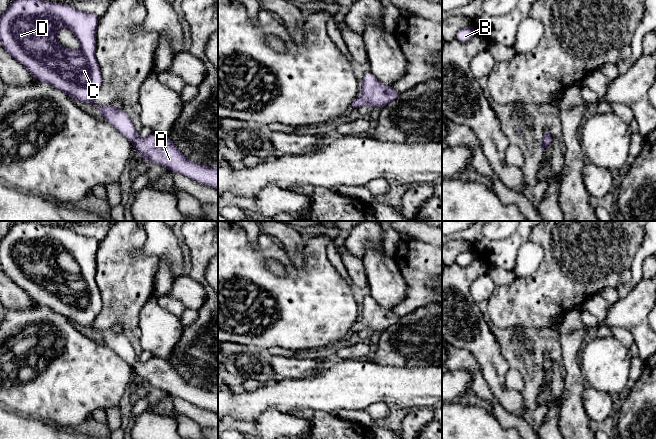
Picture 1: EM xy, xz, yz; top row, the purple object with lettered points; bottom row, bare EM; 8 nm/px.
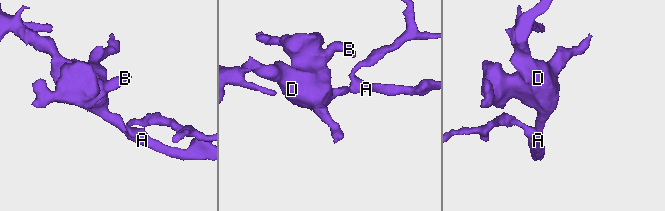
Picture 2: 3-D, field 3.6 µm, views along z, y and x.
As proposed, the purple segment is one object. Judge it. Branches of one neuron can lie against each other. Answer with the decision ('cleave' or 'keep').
keep

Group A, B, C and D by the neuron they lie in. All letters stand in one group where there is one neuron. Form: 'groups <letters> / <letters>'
groups A B C D

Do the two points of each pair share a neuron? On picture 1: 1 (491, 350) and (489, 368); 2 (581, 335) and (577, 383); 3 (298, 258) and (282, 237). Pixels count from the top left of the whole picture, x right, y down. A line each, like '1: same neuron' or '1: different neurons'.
1: same neuron
2: same neuron
3: same neuron

